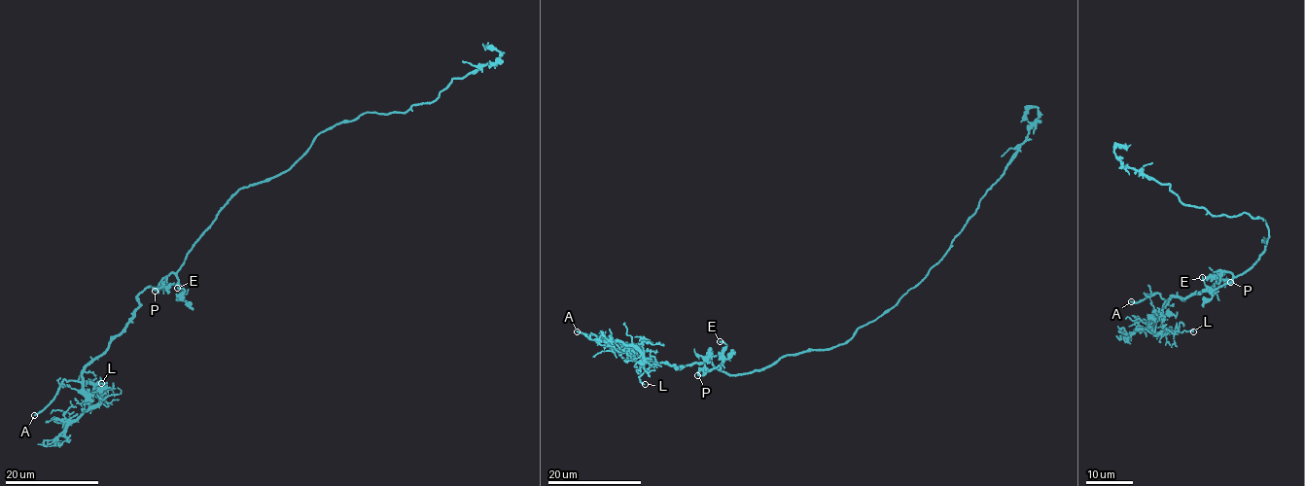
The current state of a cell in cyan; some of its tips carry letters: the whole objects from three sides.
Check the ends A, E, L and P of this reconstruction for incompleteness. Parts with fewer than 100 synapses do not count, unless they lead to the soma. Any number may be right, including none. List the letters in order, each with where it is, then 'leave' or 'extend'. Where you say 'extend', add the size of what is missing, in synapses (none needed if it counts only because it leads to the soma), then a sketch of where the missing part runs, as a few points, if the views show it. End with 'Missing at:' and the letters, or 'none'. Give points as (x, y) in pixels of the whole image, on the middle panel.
A: at (577, 331); extend
E: at (720, 341); leave
L: at (645, 384); leave
P: at (697, 375); leave
Missing at: A

